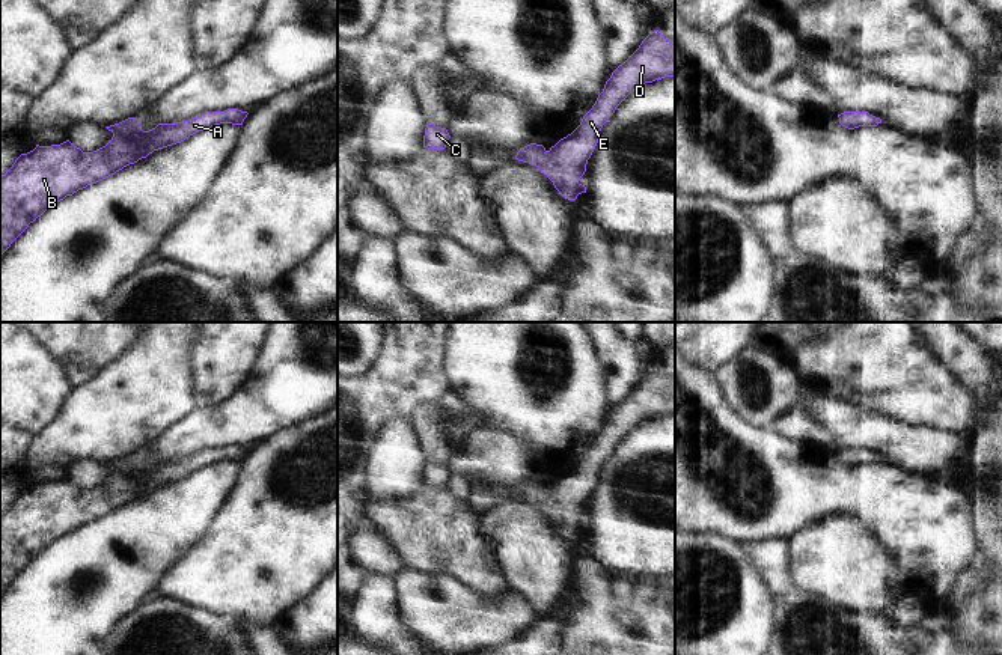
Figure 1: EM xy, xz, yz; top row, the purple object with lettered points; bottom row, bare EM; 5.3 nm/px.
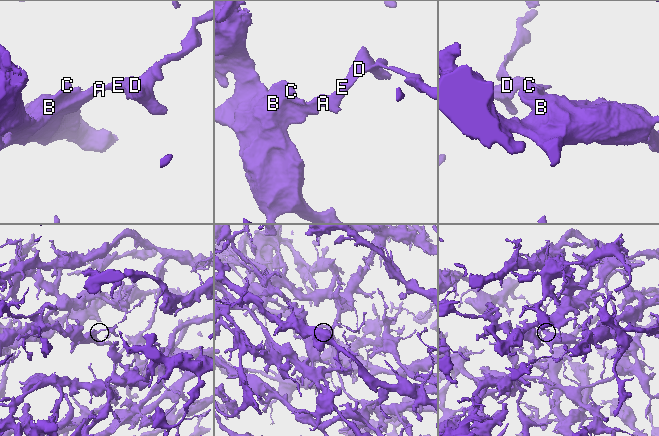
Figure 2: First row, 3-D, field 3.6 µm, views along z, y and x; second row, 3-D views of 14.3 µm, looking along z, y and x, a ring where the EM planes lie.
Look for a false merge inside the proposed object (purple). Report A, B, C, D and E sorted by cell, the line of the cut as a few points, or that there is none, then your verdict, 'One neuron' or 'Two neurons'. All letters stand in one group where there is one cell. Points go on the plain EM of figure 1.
Groups: A B C D E. No split. One neuron

